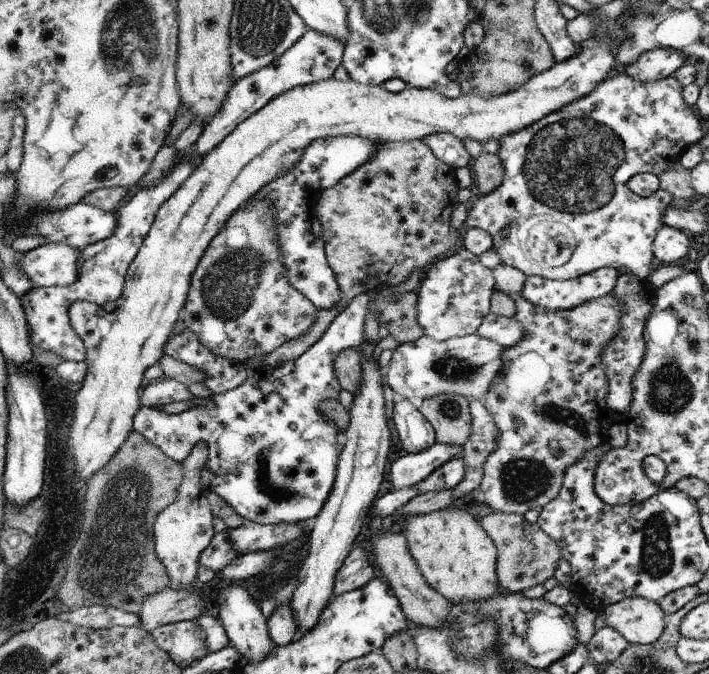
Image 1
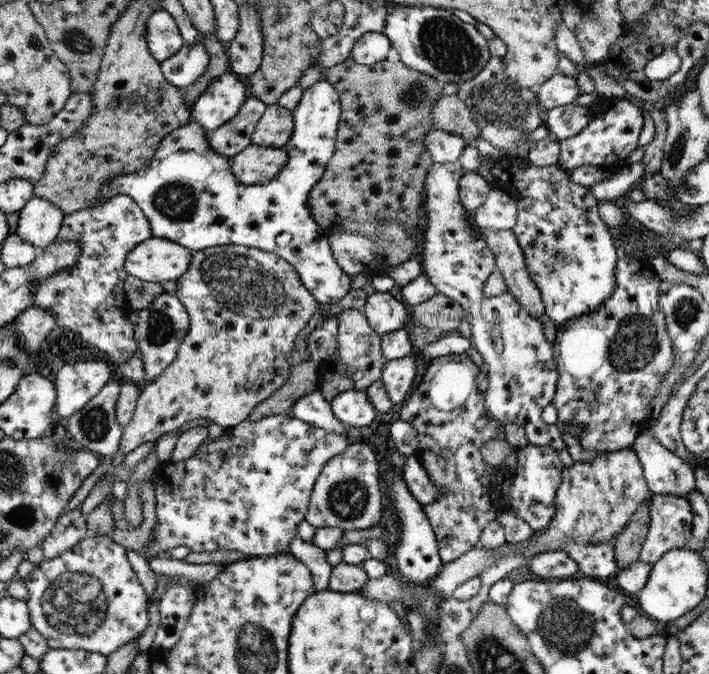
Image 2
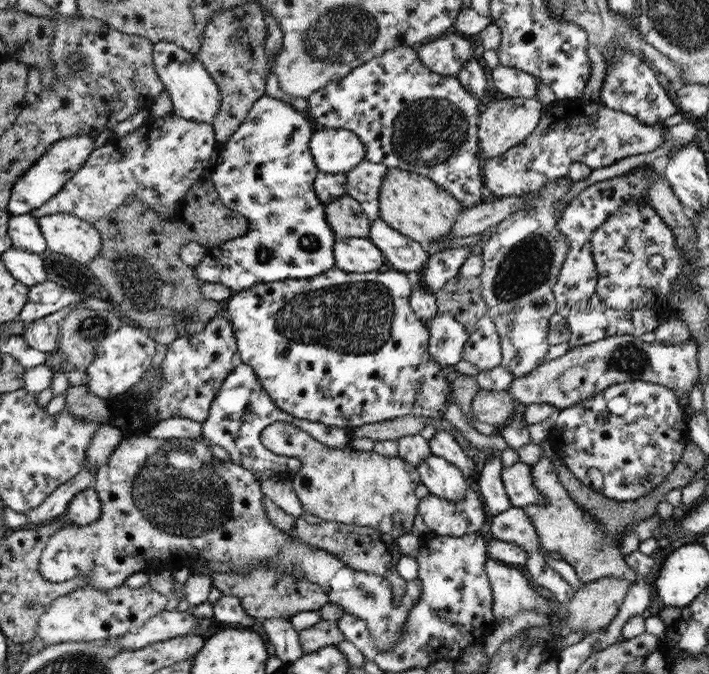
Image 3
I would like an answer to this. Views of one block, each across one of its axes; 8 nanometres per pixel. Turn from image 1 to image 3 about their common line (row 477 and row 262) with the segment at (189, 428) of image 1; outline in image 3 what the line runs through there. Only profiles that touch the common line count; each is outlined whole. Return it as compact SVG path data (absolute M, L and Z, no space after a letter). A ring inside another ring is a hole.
M266 95L254 103L253 110L234 134L227 141L218 143L216 154L209 164L208 178L214 183L222 203L240 212L248 228L242 236L208 248L207 256L197 267L197 277L201 281L223 284L237 293L259 284L286 279L312 279L336 266L333 247L338 238L329 225L324 203L314 191L313 184L319 170L310 148L312 138L312 127L302 112L288 101Z

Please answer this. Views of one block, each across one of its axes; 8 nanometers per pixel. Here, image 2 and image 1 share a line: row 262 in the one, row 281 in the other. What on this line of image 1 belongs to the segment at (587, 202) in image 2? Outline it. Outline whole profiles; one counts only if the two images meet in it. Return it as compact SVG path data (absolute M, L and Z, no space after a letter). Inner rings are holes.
M602 267L584 275L568 280L545 279L543 276L529 276L525 280L524 288L521 290L522 296L548 311L566 310L574 308L579 304L599 299L610 295L617 283L617 278L621 272L612 267Z

